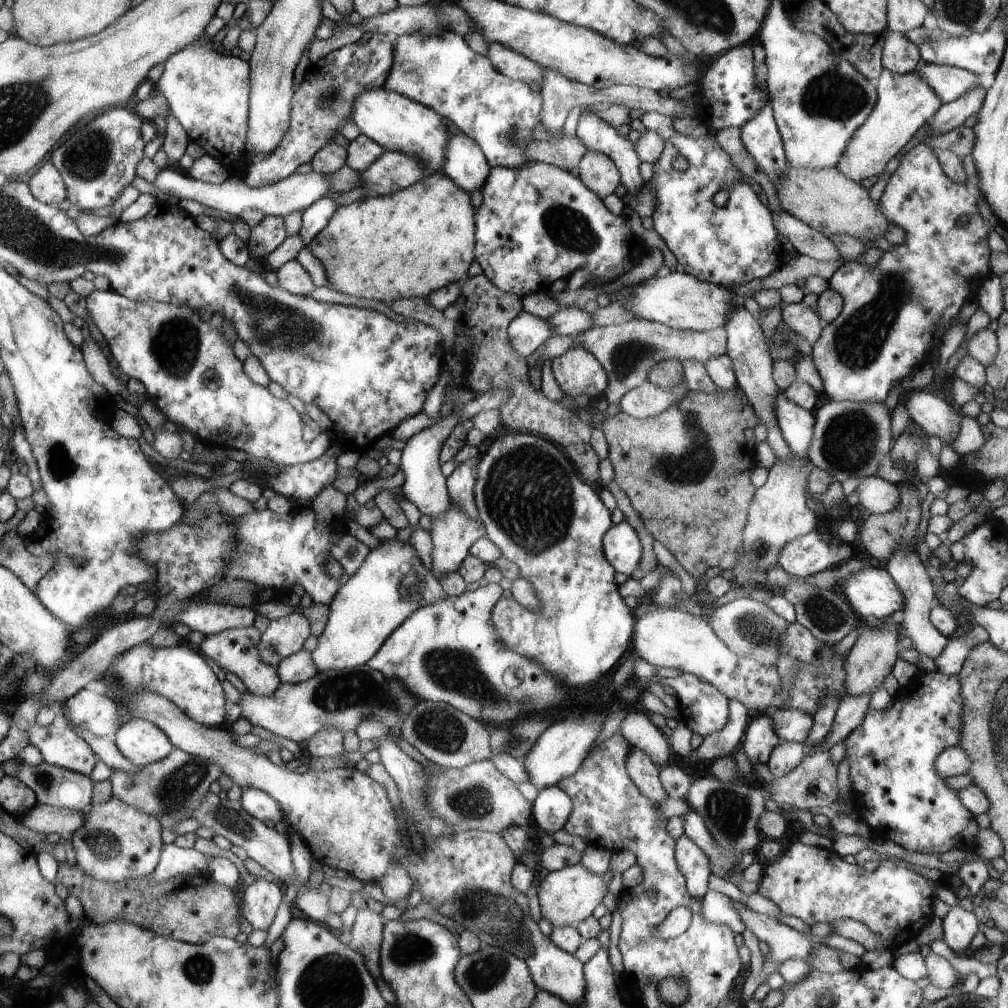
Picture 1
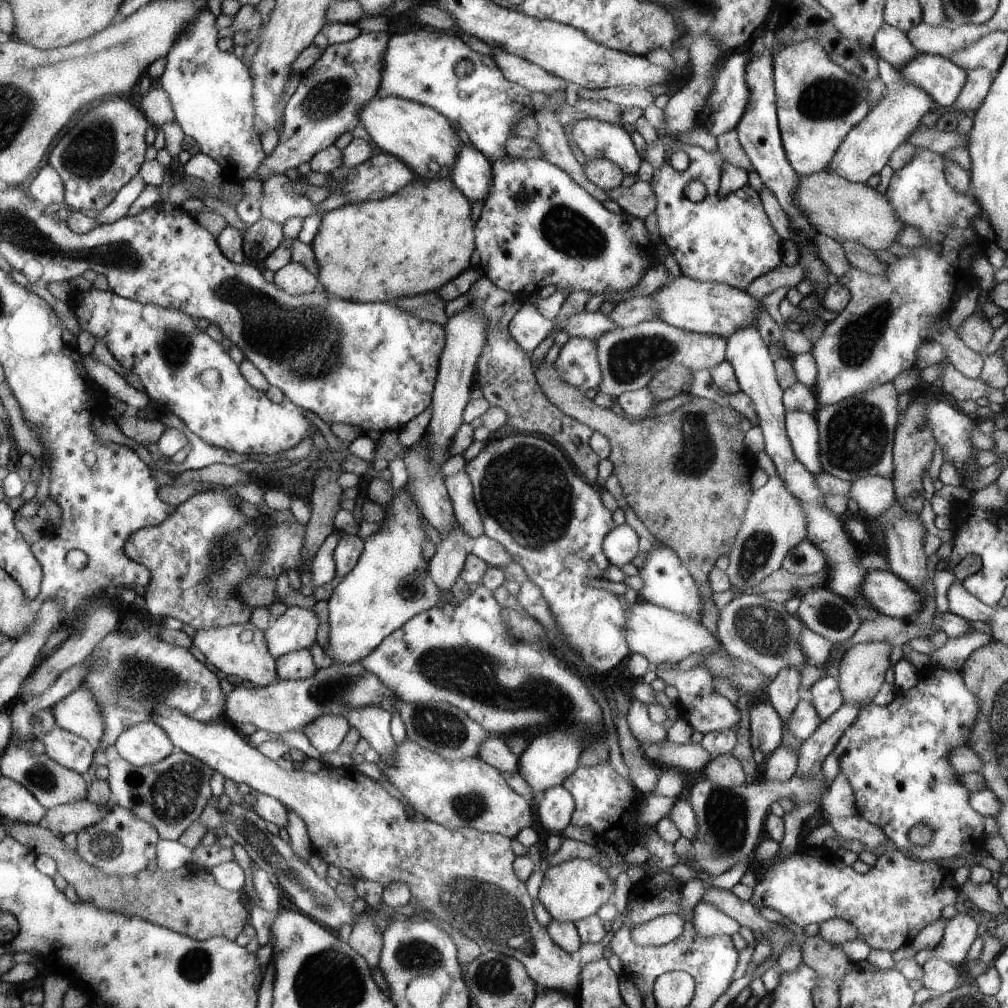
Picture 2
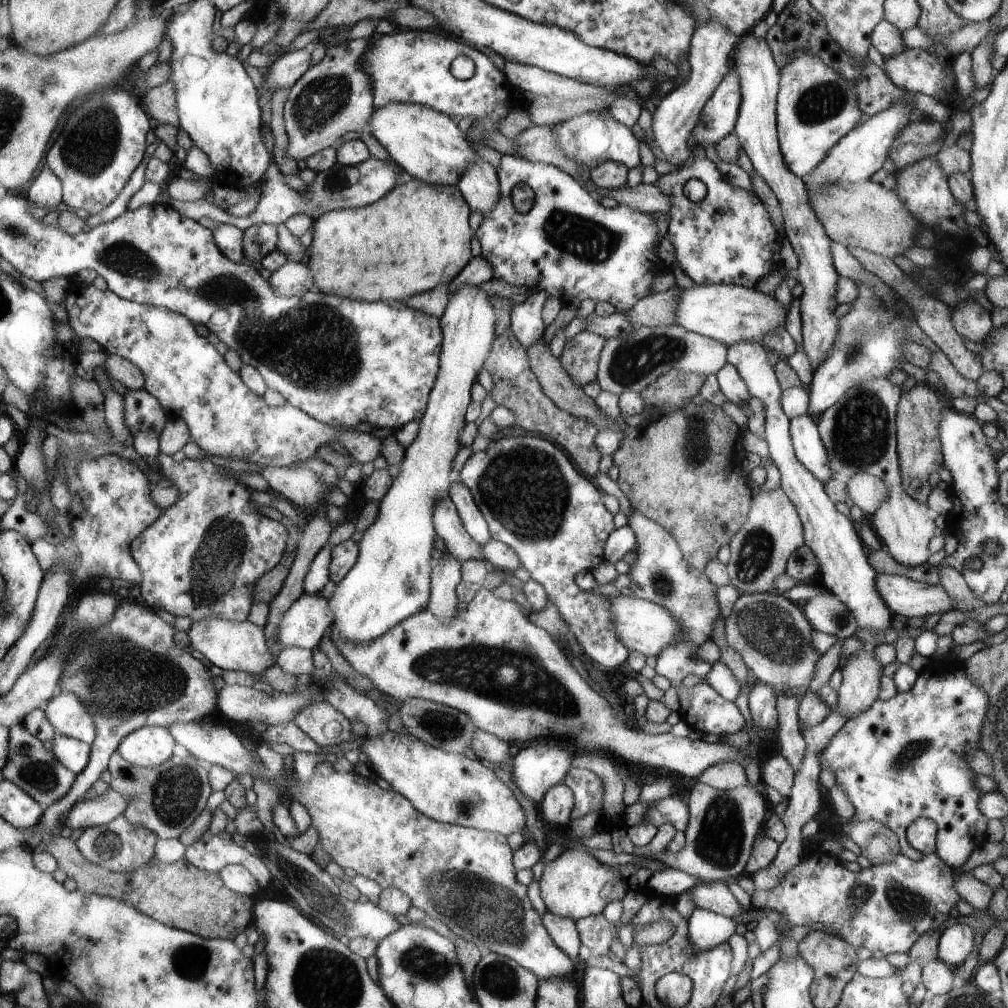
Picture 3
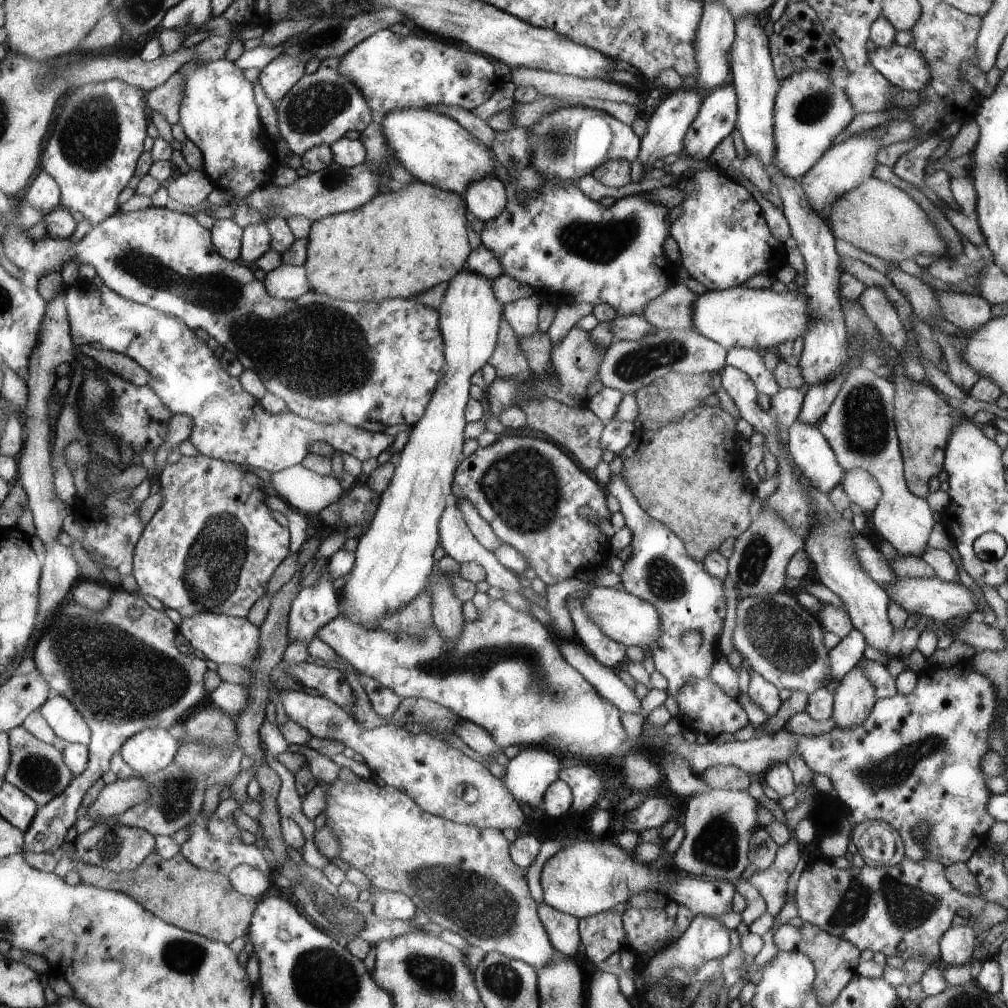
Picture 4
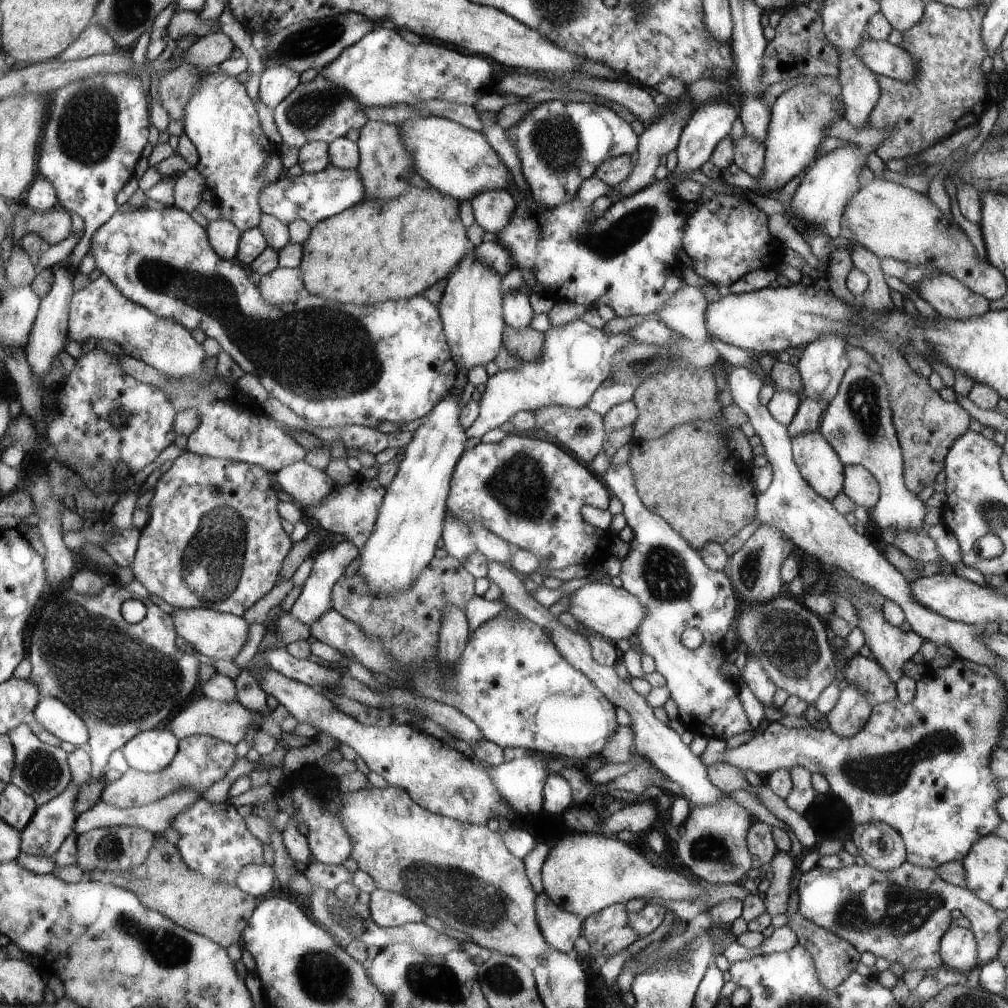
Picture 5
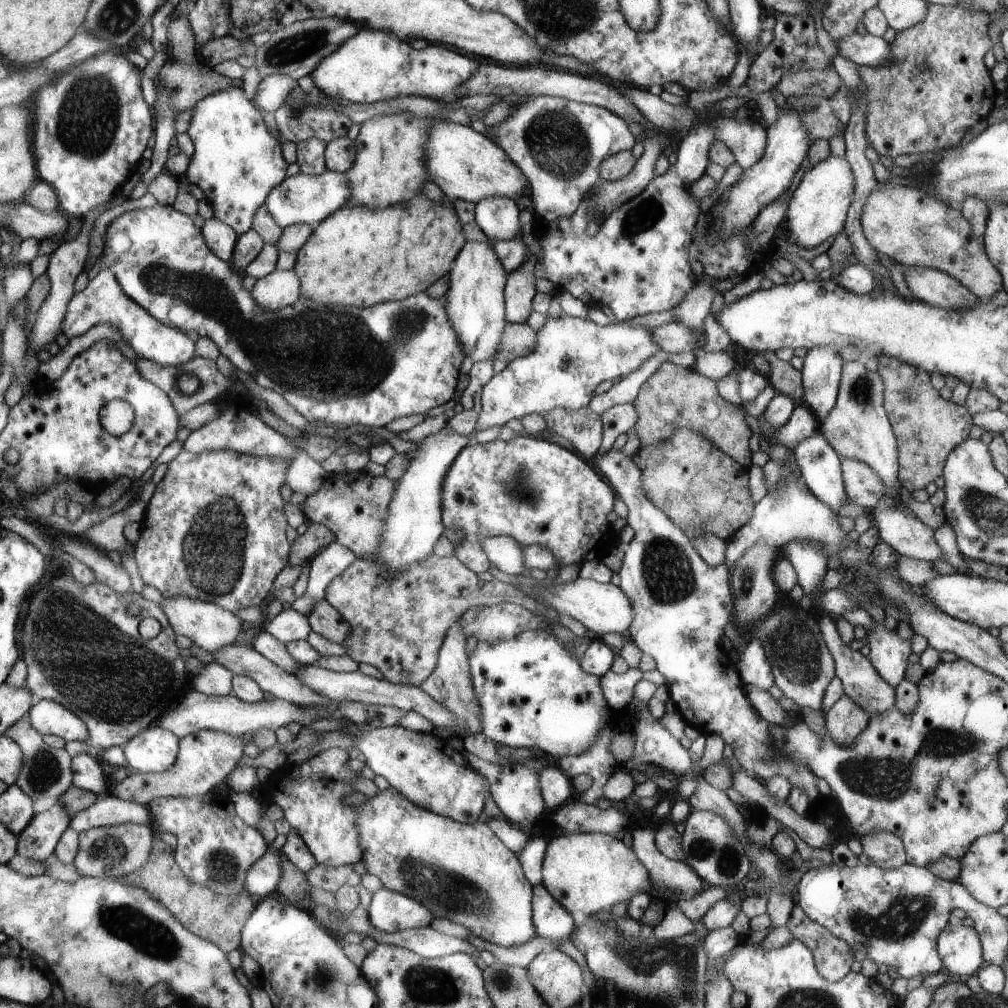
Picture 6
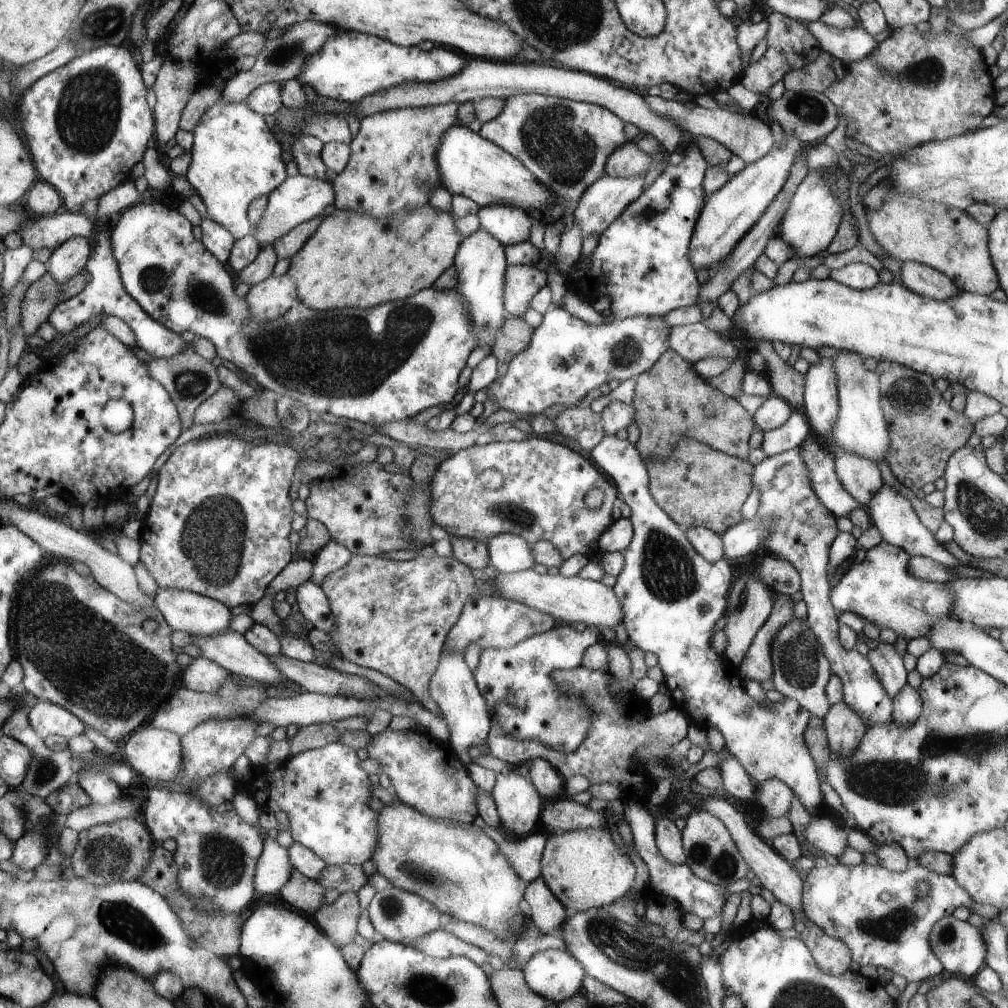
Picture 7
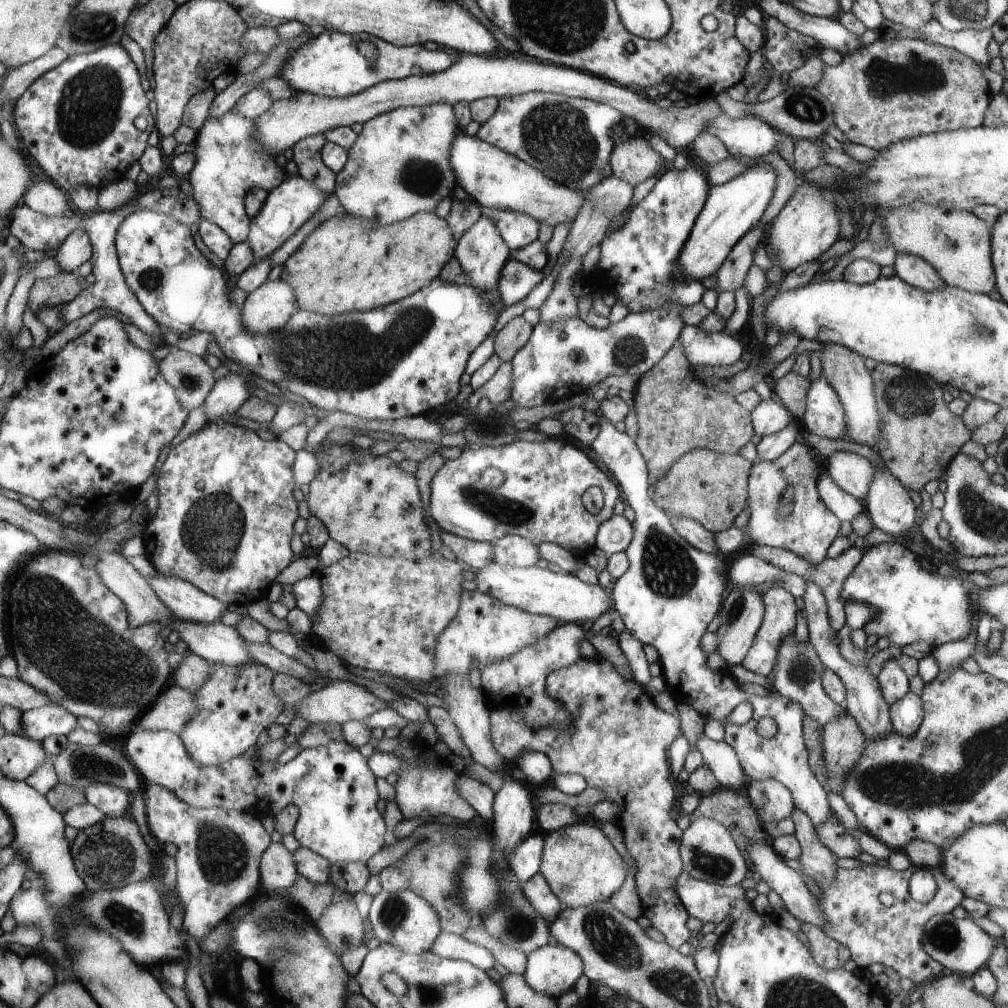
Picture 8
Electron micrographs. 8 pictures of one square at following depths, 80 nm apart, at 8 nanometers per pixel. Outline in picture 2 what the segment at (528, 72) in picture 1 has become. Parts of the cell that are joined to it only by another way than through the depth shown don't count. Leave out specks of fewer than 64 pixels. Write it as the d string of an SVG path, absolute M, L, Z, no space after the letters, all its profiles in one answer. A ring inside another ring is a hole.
M494 49L494 60L503 70L510 82L515 82L530 92L543 92L546 96L562 91L567 81L546 72L523 58L507 53L502 49Z

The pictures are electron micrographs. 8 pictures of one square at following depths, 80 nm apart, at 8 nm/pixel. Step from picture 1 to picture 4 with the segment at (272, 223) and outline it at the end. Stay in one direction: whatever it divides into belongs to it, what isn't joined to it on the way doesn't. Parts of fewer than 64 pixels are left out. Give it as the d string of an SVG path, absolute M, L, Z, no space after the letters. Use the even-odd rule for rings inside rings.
M264 222L243 228L240 261L256 269L255 262L271 249L271 234Z

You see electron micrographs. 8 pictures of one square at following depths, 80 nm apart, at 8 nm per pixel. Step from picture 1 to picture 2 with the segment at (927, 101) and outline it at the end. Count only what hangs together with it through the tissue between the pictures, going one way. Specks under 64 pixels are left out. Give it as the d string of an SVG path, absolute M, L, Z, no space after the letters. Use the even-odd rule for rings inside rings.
M880 56L877 65L880 70L879 77L885 86L881 101L842 141L840 148L834 153L833 160L826 168L853 183L866 183L870 176L880 173L882 168L888 164L892 151L906 142L916 127L921 126L922 116L936 108L935 102L928 93L900 78L897 67L893 67Z

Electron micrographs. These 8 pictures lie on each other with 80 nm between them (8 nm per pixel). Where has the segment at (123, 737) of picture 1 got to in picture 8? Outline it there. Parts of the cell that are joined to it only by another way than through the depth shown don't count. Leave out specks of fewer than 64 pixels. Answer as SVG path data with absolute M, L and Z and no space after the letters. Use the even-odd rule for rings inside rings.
M133 729L126 735L126 756L142 778L152 785L162 786L172 790L184 802L192 807L235 809L247 811L252 808L261 816L275 817L284 808L295 808L298 821L294 826L294 837L301 847L312 850L321 855L330 863L336 862L366 862L372 854L376 854L384 846L384 818L376 810L378 804L378 790L376 790L376 778L372 770L368 768L367 760L360 754L358 748L346 743L330 742L326 746L303 749L296 758L280 764L278 760L262 762L255 755L246 758L238 756L230 762L224 762L222 766L202 768L198 762L194 762L192 756L186 750L184 740L174 731L168 730L141 730Z

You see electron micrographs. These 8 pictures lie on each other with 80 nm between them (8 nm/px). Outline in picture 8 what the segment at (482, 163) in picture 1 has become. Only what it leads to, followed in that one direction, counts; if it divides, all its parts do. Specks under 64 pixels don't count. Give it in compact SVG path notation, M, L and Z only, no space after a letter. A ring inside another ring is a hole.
M482 207L481 216L486 216L494 222L498 234L501 234L510 251L522 248L538 239L540 223L529 215L514 210Z

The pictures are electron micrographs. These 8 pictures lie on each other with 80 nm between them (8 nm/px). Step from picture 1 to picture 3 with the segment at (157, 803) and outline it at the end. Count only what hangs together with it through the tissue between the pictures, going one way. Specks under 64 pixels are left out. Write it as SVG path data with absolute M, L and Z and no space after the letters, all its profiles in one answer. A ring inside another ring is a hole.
M177 744L176 752L169 758L168 761L163 762L160 766L153 769L145 769L131 765L125 761L116 749L116 752L110 756L108 760L107 769L111 772L112 781L109 784L114 790L121 792L129 802L128 808L123 814L134 826L143 826L148 830L154 831L159 839L178 839L195 820L196 817L206 807L208 796L213 792L209 788L207 780L208 763L200 761L193 757L184 746Z

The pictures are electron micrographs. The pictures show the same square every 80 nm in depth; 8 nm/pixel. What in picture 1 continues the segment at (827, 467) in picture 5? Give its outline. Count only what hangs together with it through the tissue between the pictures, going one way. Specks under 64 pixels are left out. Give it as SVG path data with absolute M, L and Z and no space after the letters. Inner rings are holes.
M783 391L776 397L777 419L784 440L794 455L808 459L808 449L813 437L815 413L790 402Z

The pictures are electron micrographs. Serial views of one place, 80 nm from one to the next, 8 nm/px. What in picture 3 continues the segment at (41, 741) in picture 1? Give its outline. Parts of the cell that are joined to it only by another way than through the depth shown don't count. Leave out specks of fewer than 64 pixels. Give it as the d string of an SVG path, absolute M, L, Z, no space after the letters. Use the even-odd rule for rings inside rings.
M59 735L52 750L68 770L79 775L88 764L90 749L91 746L85 742Z

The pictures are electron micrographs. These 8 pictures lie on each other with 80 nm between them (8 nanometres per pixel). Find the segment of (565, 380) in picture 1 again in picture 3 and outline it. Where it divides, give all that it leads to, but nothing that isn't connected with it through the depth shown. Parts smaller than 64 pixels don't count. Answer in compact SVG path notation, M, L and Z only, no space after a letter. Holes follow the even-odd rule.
M581 331L565 344L560 364L581 387L597 380L602 349L608 339L592 331Z

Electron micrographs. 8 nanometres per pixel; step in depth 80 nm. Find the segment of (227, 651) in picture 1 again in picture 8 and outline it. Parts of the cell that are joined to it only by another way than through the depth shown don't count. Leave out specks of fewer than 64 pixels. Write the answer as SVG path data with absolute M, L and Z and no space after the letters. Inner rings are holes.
M155 574L149 586L158 600L172 612L174 620L216 624L228 610L227 605L192 586L190 582L174 576Z

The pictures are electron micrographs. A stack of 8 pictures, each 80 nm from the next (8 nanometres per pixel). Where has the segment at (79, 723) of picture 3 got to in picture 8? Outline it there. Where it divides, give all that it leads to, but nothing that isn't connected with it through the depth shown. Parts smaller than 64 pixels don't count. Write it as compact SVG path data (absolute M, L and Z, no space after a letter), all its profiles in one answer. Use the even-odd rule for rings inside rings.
M52 703L25 711L22 716L24 736L40 742L51 735L68 736L78 725L76 715Z

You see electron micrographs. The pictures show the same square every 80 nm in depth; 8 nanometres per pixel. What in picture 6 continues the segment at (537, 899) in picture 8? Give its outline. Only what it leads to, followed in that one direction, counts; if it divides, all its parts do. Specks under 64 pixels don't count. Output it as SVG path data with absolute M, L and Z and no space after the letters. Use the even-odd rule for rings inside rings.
M542 884L533 885L533 923L536 934L553 942L572 940L576 930L571 914Z

